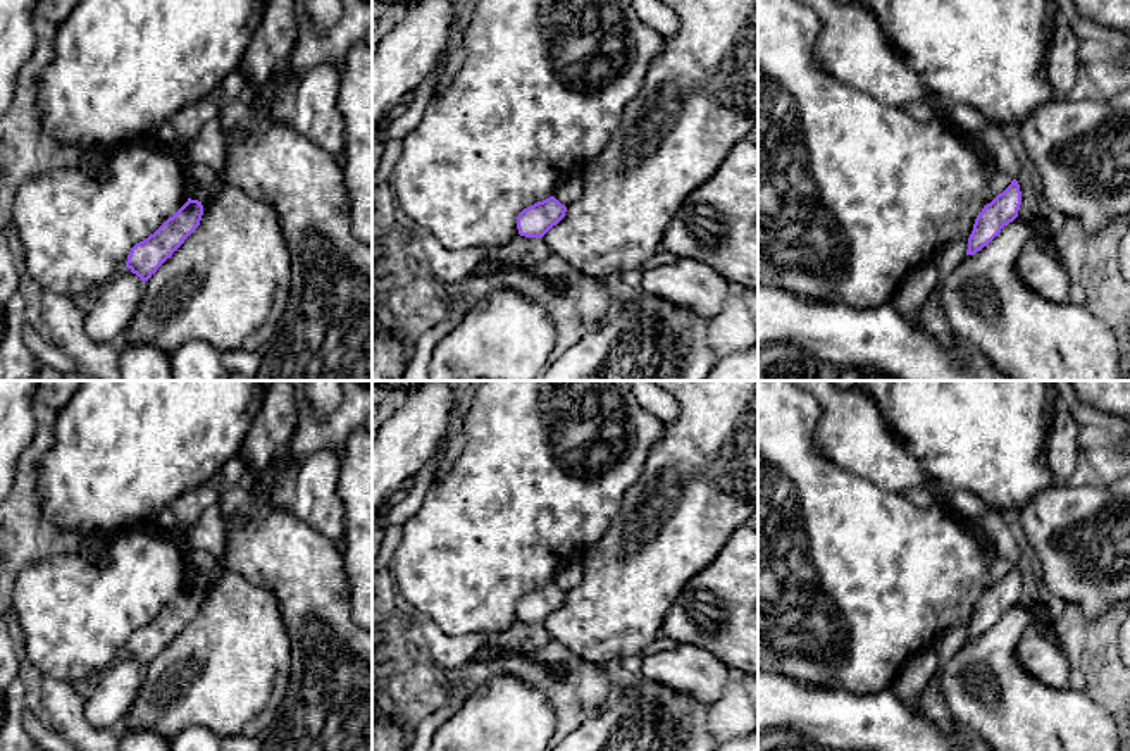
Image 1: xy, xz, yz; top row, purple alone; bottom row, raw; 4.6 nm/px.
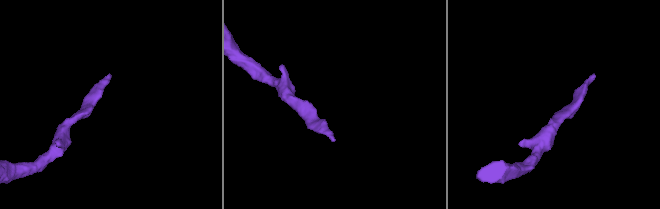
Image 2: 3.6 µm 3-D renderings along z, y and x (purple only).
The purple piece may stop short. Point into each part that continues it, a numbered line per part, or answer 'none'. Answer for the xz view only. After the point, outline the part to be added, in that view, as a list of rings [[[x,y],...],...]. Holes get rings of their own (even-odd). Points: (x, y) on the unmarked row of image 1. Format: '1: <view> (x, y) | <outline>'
none

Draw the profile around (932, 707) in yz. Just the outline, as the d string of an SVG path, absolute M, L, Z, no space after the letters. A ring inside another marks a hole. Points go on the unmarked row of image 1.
M968 624L951 627L935 639L934 648L939 651L939 667L920 696L920 706L911 711L913 715L918 715L934 727L941 729L944 734L956 732L959 725L956 723L947 703L942 698L941 675L944 665L966 642L966 636Z

